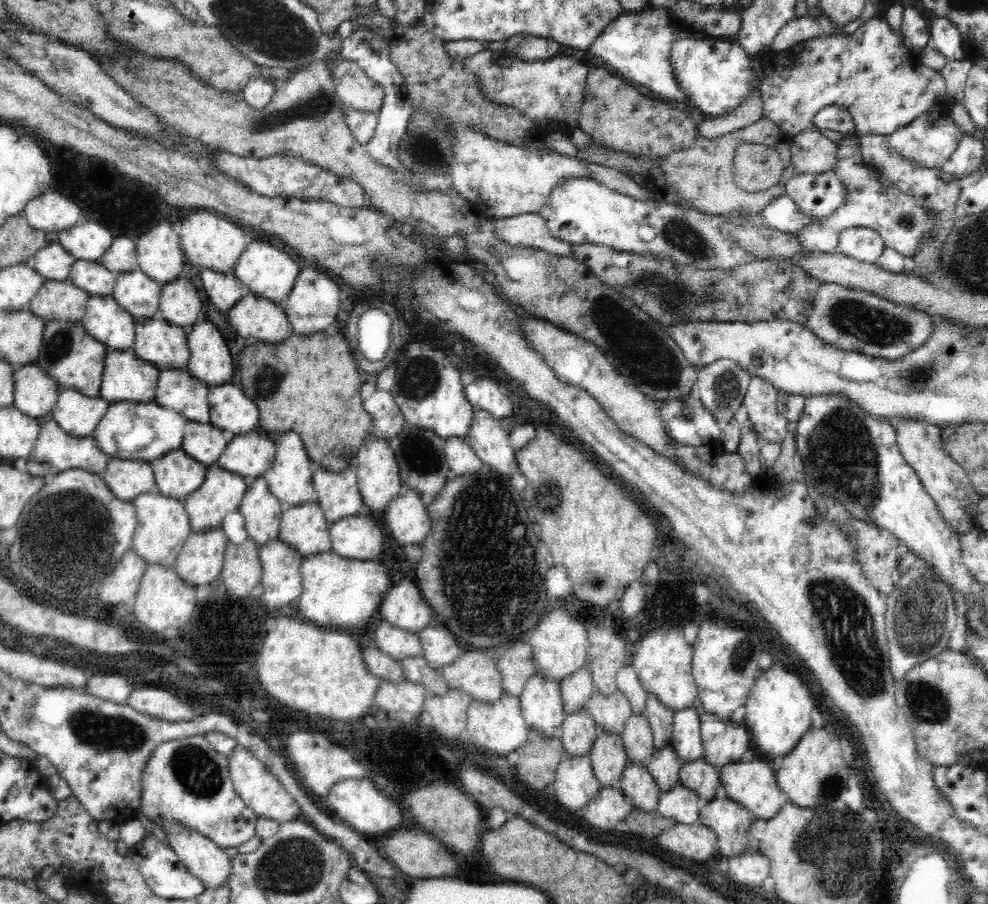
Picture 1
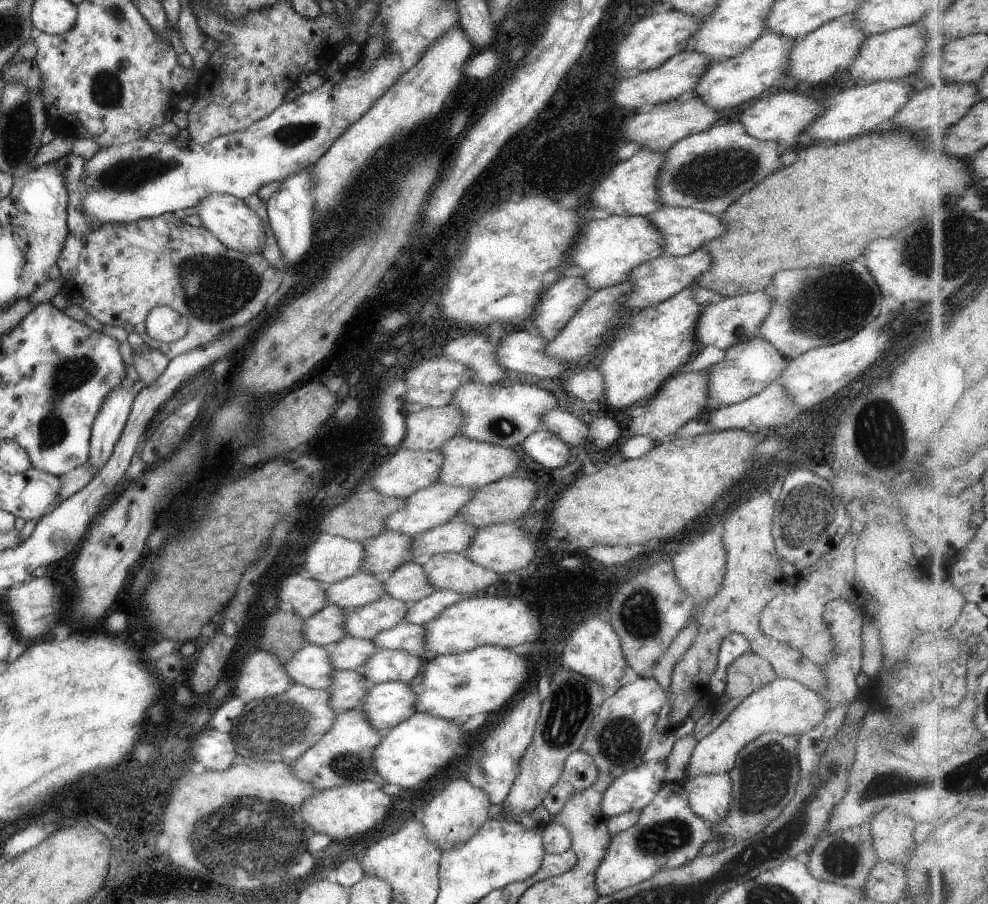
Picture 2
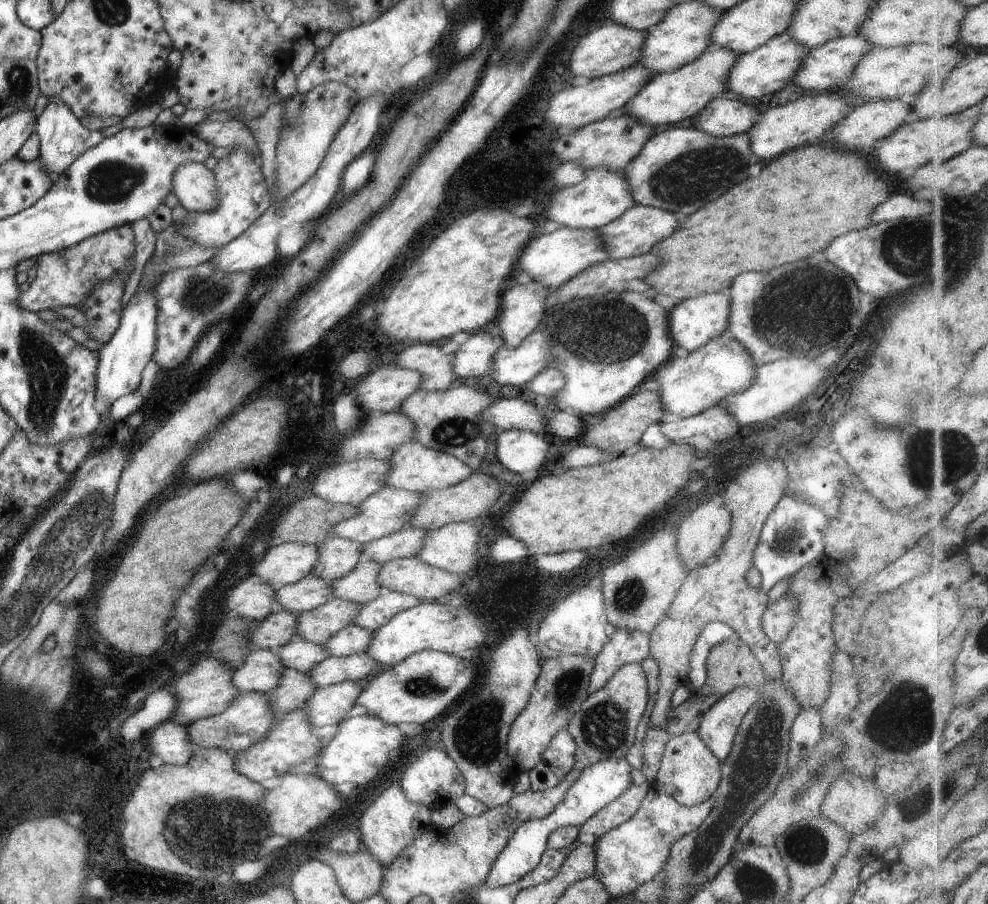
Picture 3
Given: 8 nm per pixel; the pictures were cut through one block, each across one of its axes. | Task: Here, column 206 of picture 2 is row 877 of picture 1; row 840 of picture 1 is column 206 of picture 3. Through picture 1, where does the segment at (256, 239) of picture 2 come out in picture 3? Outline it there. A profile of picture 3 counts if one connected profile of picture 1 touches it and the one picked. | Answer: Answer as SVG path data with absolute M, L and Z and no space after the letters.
M186 162L179 165L172 176L171 192L191 213L208 213L216 206L214 174L203 164Z

